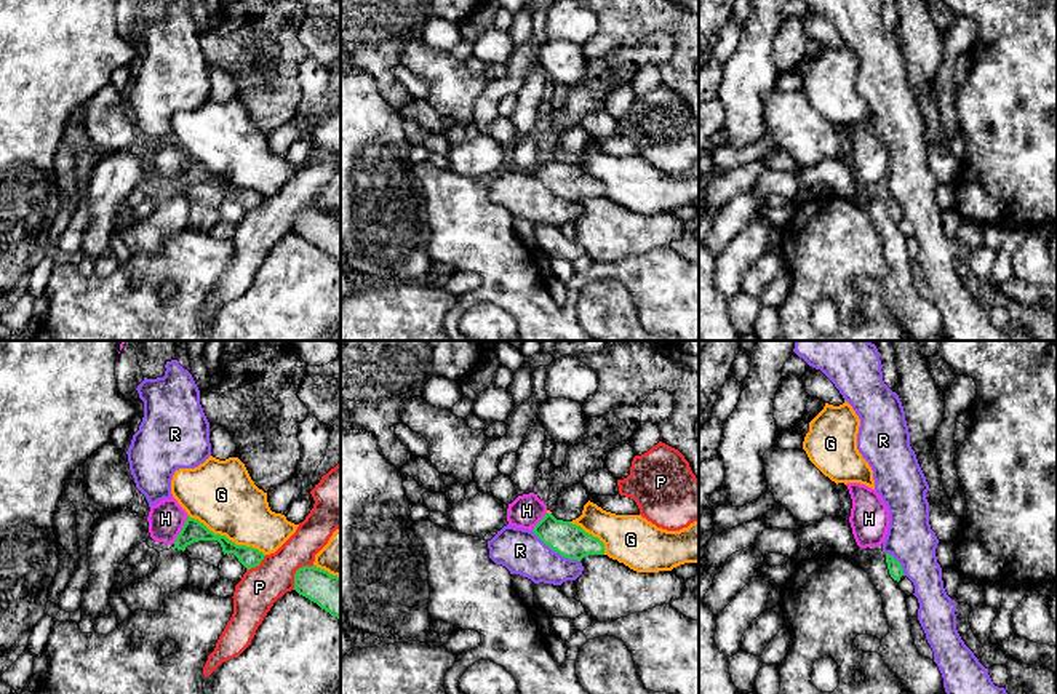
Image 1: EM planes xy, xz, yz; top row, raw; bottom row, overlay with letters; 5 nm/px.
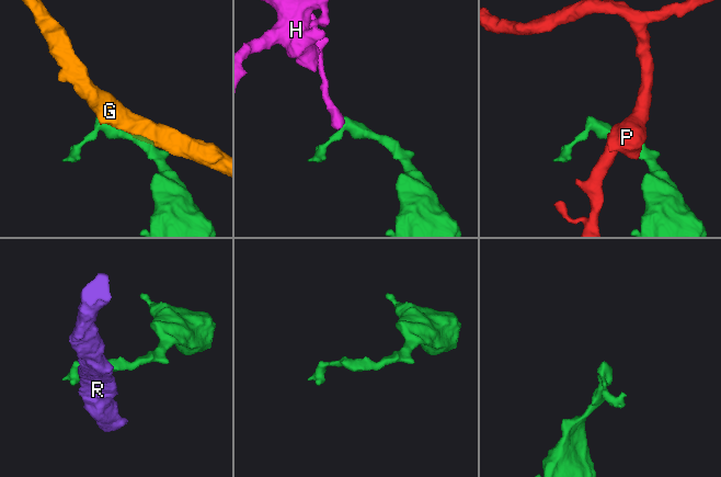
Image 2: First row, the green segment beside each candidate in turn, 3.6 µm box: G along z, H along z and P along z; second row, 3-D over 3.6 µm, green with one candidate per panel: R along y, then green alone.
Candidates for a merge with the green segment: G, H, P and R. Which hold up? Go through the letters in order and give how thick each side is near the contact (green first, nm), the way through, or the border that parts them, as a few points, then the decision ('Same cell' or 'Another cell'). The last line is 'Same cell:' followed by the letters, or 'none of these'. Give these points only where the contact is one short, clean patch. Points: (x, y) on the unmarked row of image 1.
G: Thickness 110 nm (green) against 340 nm. Another cell
H: Thickness 110 nm (green) against 180 nm. Boundary: xy (187, 157), (173, 184). Another cell
P: Thickness 200 nm (green) against 200 nm. Another cell
R: Thickness 170 nm (green) against 220 nm. Boundary: xz (531, 173), (554, 192), (579, 203). Another cell
Same cell: none of these

